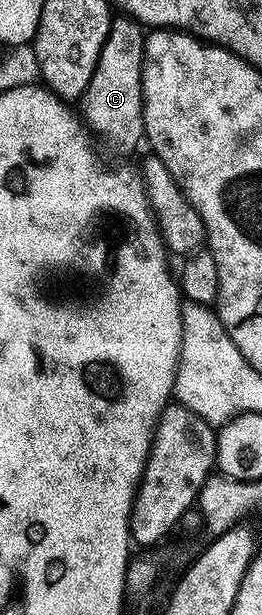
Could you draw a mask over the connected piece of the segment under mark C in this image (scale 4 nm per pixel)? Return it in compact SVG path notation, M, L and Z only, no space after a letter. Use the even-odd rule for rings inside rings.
M119 17L113 22L111 35L105 44L100 66L96 75L92 77L91 87L88 88L83 101L87 117L95 130L99 131L99 137L104 149L115 155L123 155L126 151L134 149L137 139L145 137L145 116L142 113L144 101L142 99L142 71L147 56L147 43L144 30L129 17Z

